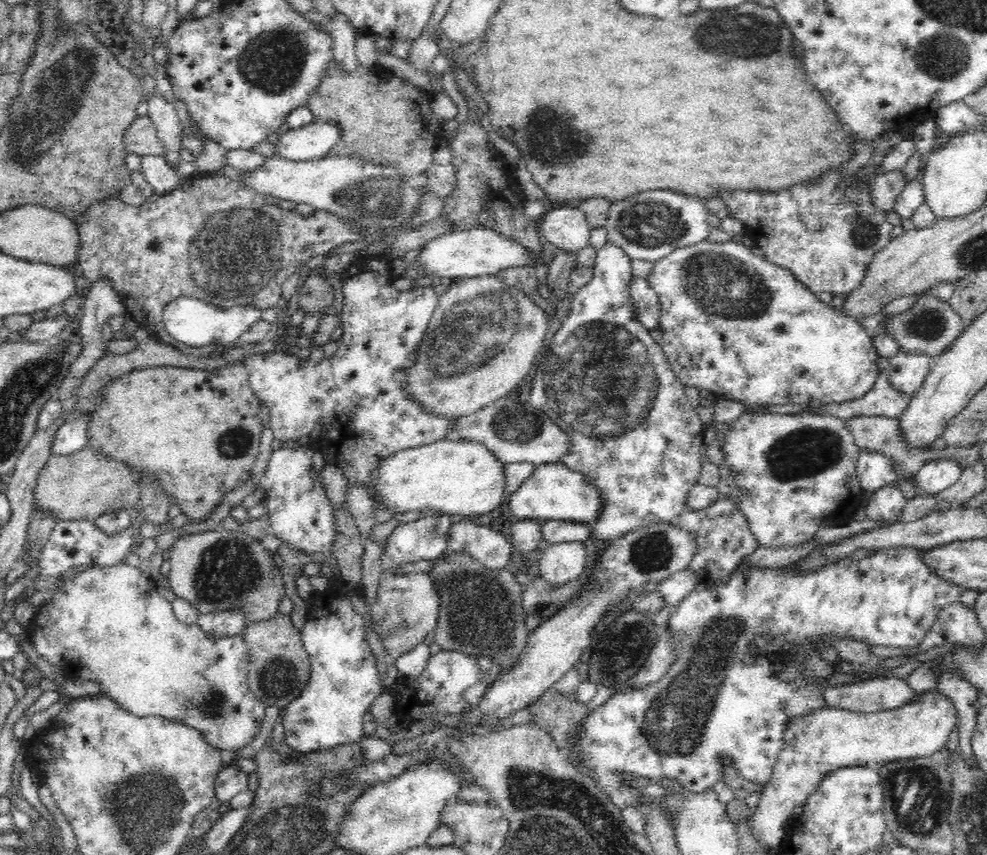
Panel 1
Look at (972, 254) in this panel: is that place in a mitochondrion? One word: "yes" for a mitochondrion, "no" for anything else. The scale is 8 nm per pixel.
yes

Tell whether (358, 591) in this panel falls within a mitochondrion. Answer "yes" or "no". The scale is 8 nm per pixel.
no

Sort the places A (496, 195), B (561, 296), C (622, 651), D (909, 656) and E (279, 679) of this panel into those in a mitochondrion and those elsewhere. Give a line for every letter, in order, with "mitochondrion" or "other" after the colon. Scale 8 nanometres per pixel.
A: other
B: other
C: mitochondrion
D: other
E: mitochondrion

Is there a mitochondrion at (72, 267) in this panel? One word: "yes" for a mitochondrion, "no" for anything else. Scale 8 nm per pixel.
no

